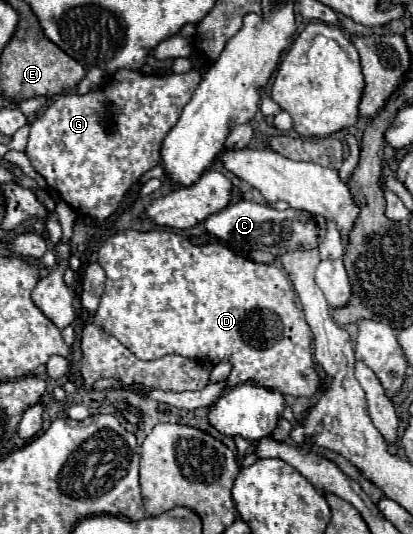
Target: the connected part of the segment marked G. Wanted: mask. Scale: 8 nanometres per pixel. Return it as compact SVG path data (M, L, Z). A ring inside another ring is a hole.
M118 70L106 84L106 90L94 90L86 96L68 94L56 98L30 124L30 138L24 152L36 172L46 178L50 188L54 188L68 206L98 222L104 222L116 212L130 186L160 162L162 138L166 138L170 128L178 122L180 110L192 98L200 80L202 78L196 70L164 76ZM108 112L114 114L114 124L118 124L114 126L114 132L108 132L106 128ZM60 160L72 164L72 180L68 182L60 182Z

